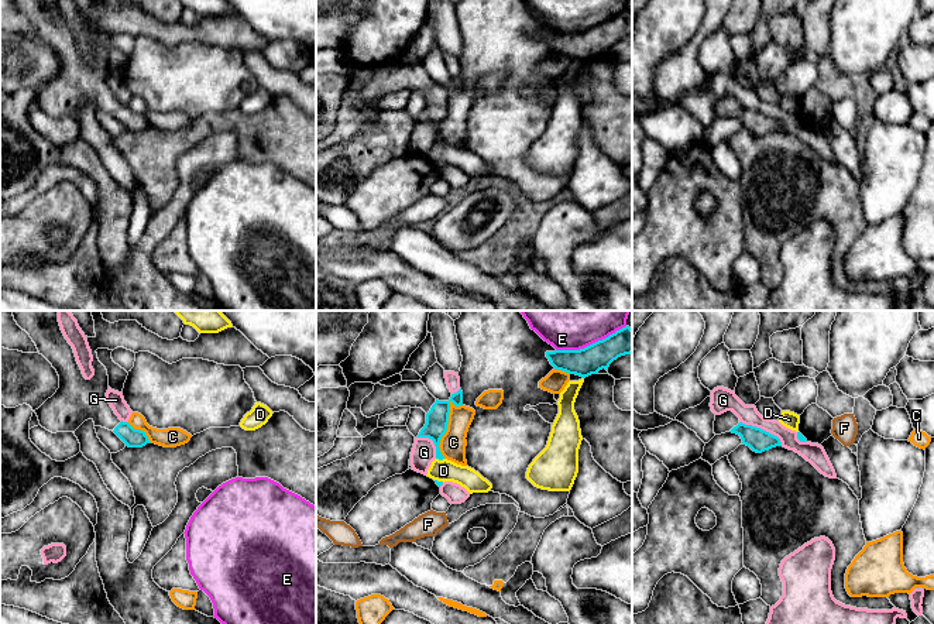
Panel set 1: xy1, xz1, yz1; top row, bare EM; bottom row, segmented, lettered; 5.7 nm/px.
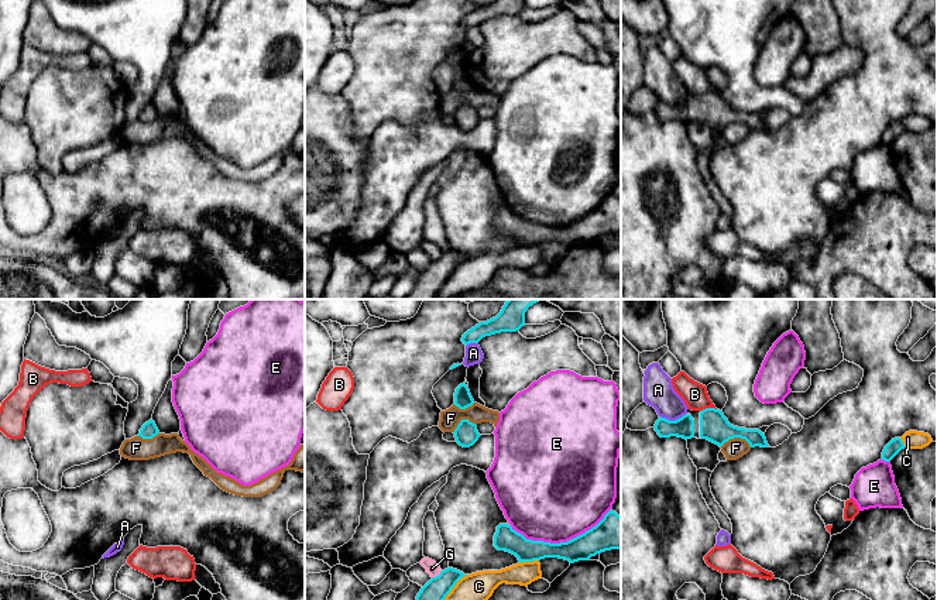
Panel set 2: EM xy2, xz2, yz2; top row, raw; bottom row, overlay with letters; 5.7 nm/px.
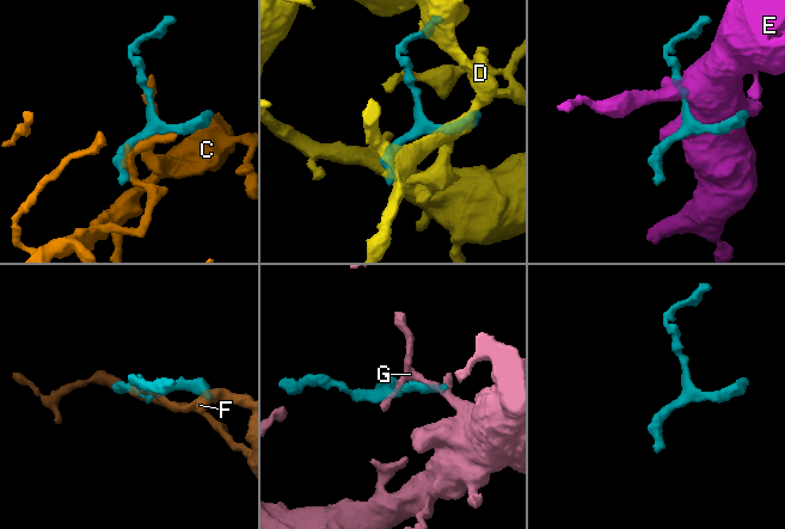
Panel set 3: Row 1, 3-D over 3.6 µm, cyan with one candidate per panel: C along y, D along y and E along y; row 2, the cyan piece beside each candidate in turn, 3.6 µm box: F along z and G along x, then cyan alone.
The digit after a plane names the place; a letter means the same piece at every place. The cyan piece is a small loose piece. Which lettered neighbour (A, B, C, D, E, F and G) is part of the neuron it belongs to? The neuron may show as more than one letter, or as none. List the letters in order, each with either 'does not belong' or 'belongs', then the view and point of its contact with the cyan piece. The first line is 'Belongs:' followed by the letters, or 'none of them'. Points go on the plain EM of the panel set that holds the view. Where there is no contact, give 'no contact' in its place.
Belongs: none of them
A: does not belong; meets cyan in yz2 at (672, 105)
B: does not belong; meets cyan in yz2 at (709, 92)
C: does not belong; meets cyan in xz1 at (446, 113)
D: does not belong; meets cyan in xz1 at (440, 143)
E: does not belong; meets cyan in xz2 at (560, 226)
F: does not belong; meets cyan in yz2 at (735, 120)
G: does not belong; meets cyan in yz1 at (762, 113)

